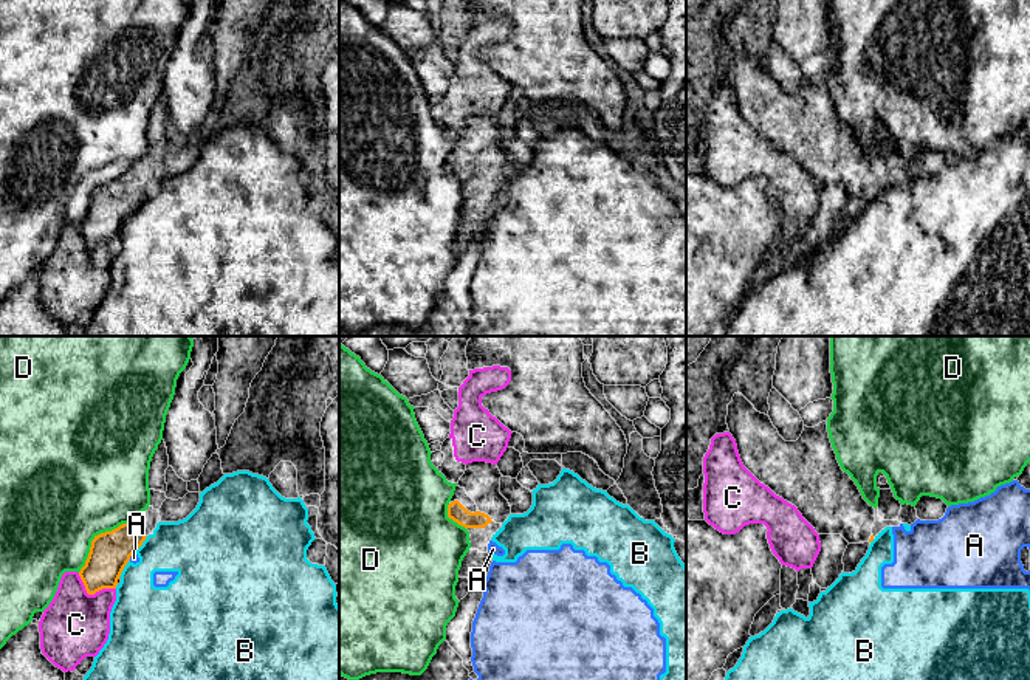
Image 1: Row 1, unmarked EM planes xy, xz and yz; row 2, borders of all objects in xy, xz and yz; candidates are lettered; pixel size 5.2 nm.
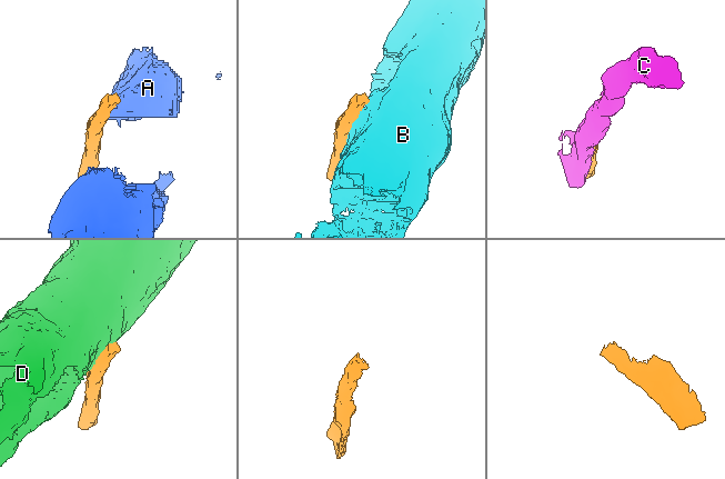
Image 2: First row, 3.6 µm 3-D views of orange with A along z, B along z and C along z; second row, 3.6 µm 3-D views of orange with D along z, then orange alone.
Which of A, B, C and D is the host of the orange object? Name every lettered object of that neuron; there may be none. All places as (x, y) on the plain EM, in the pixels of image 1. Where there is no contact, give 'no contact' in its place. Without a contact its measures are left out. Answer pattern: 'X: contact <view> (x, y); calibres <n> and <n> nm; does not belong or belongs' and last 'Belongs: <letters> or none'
A: contact xy (130, 208); calibres 200 and 50 nm; does not belong
B: contact xy (141, 197); calibres 200 and 280 nm; does not belong
C: contact xy (92, 247); calibres 200 and 340 nm; does not belong
D: contact xy (95, 191); calibres 200 and 480 nm; does not belong
Belongs: none

